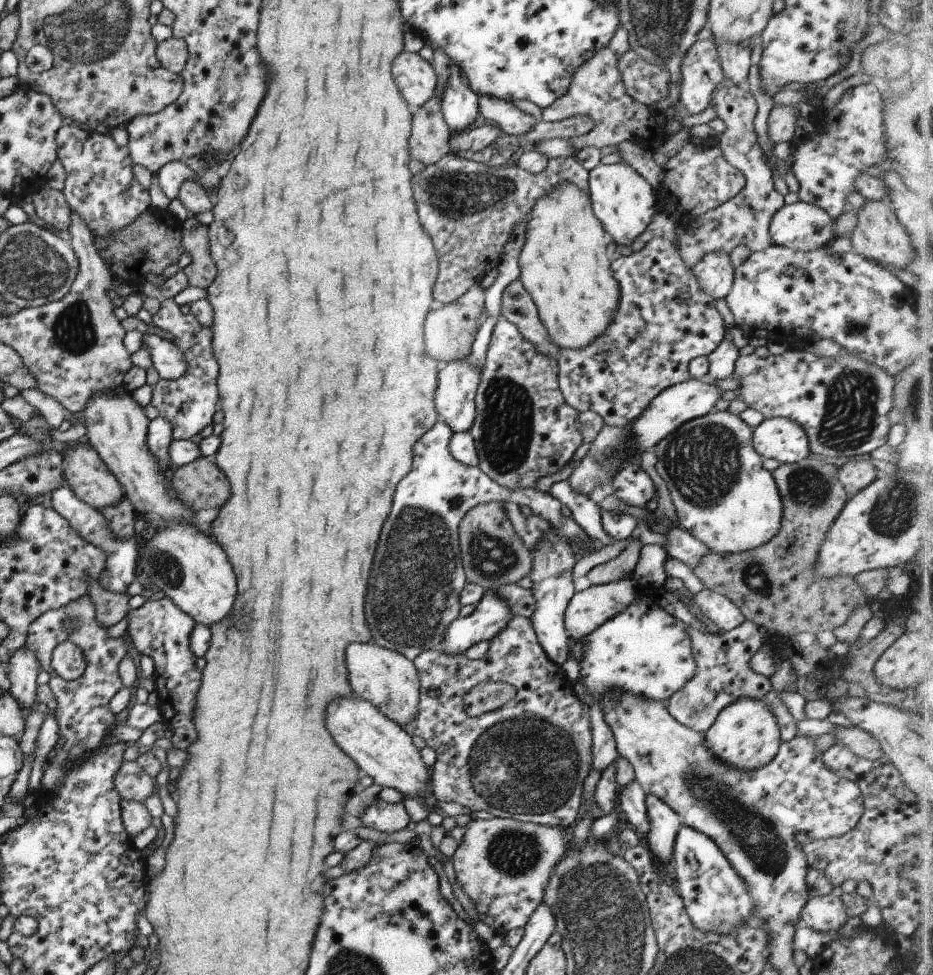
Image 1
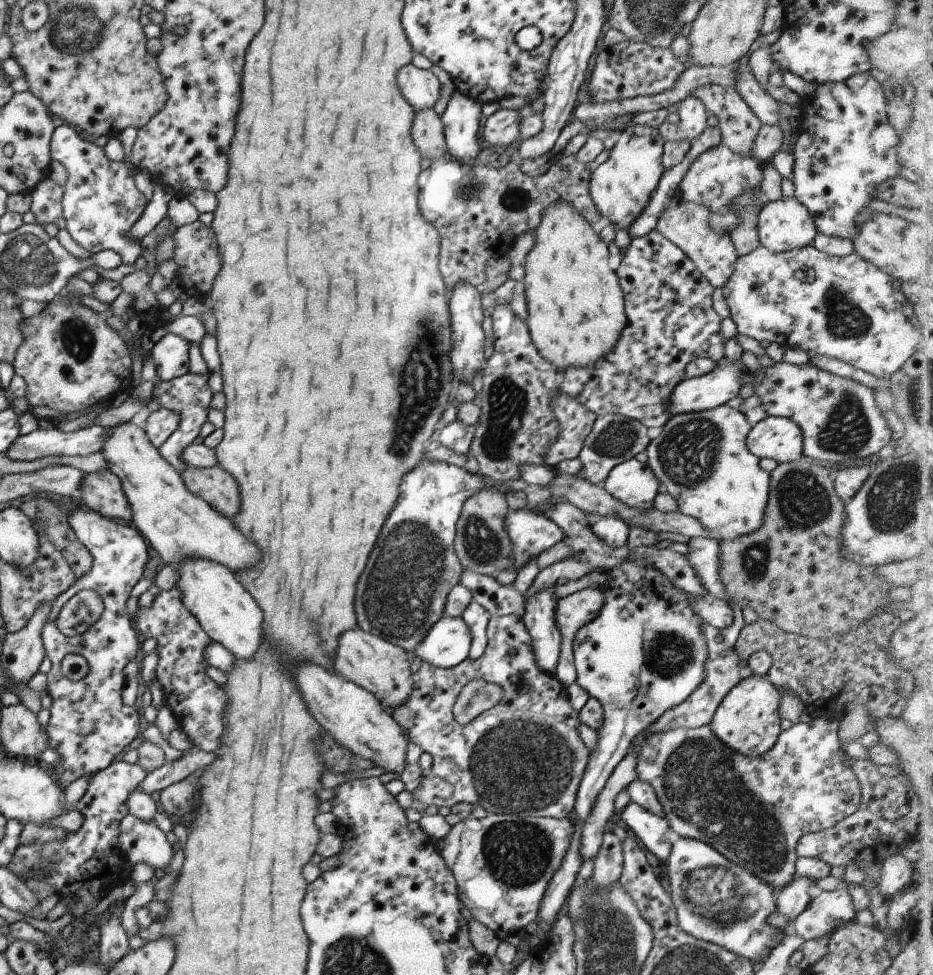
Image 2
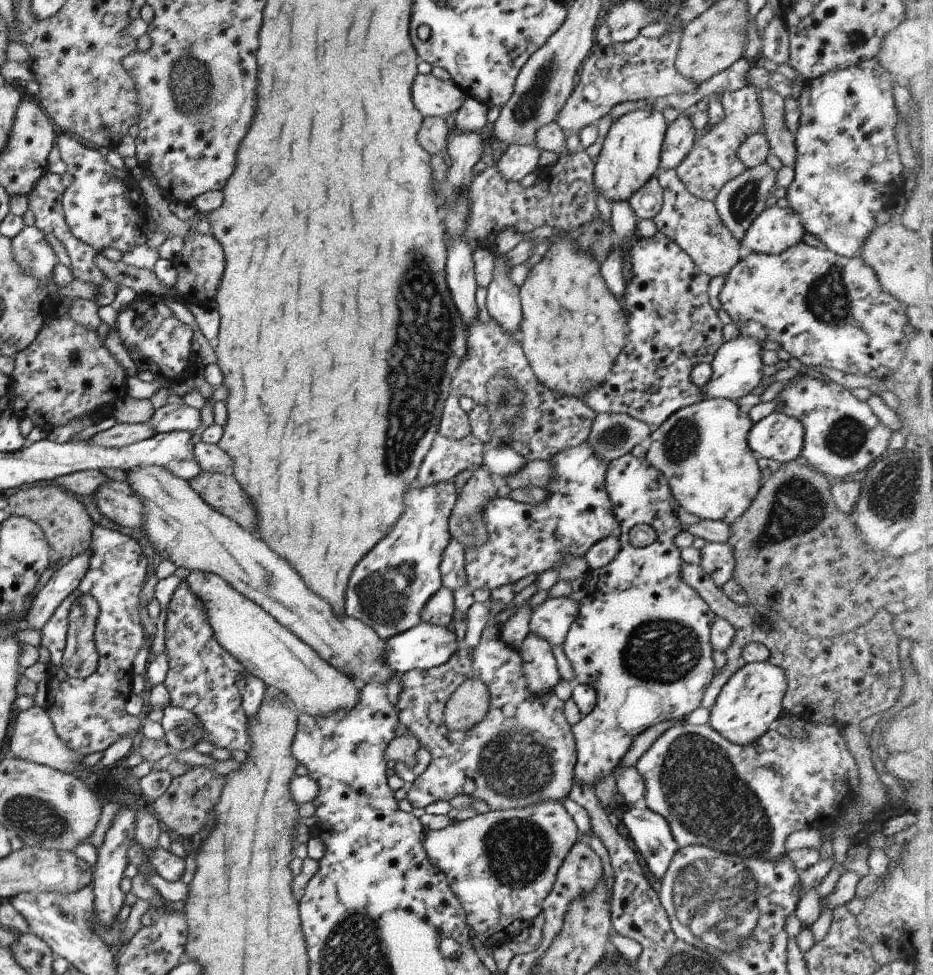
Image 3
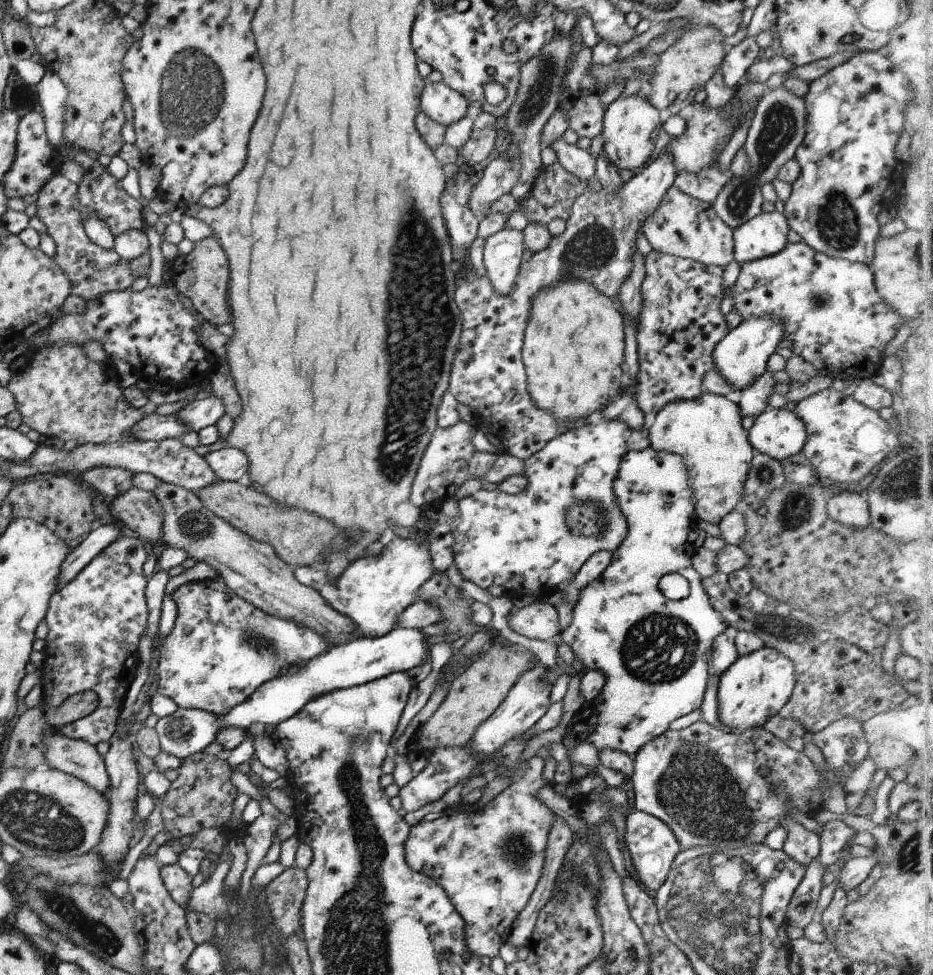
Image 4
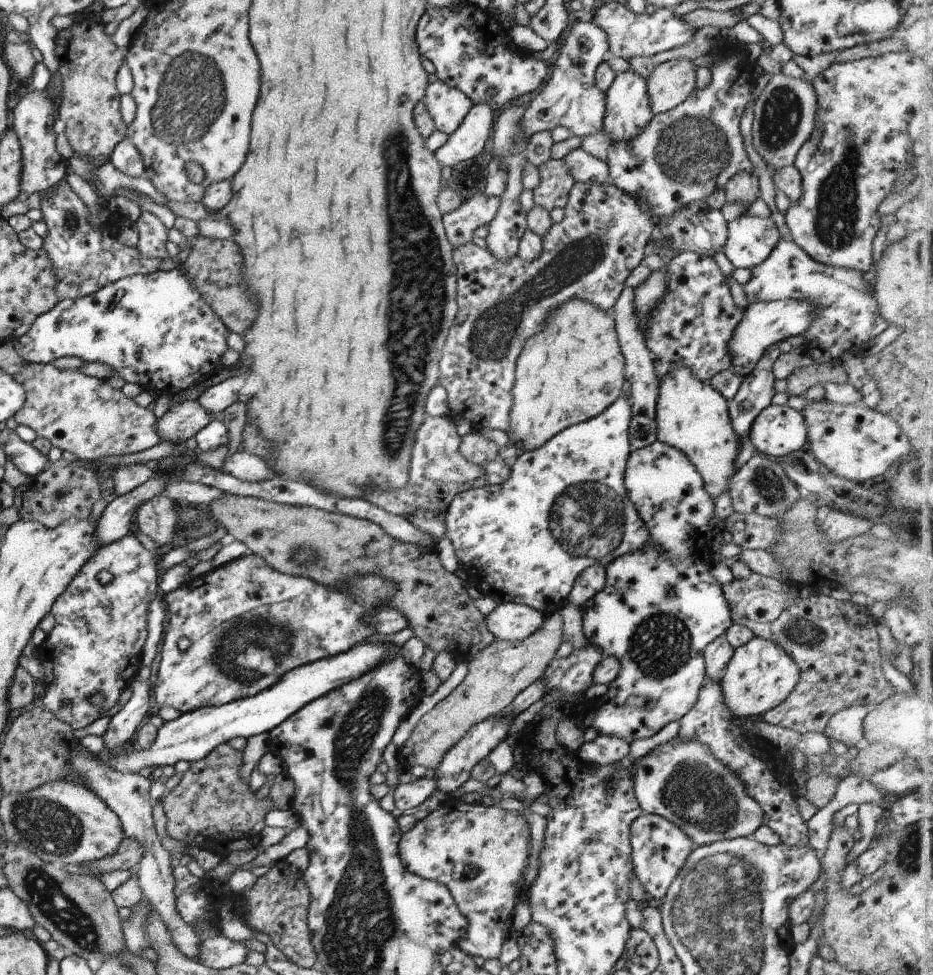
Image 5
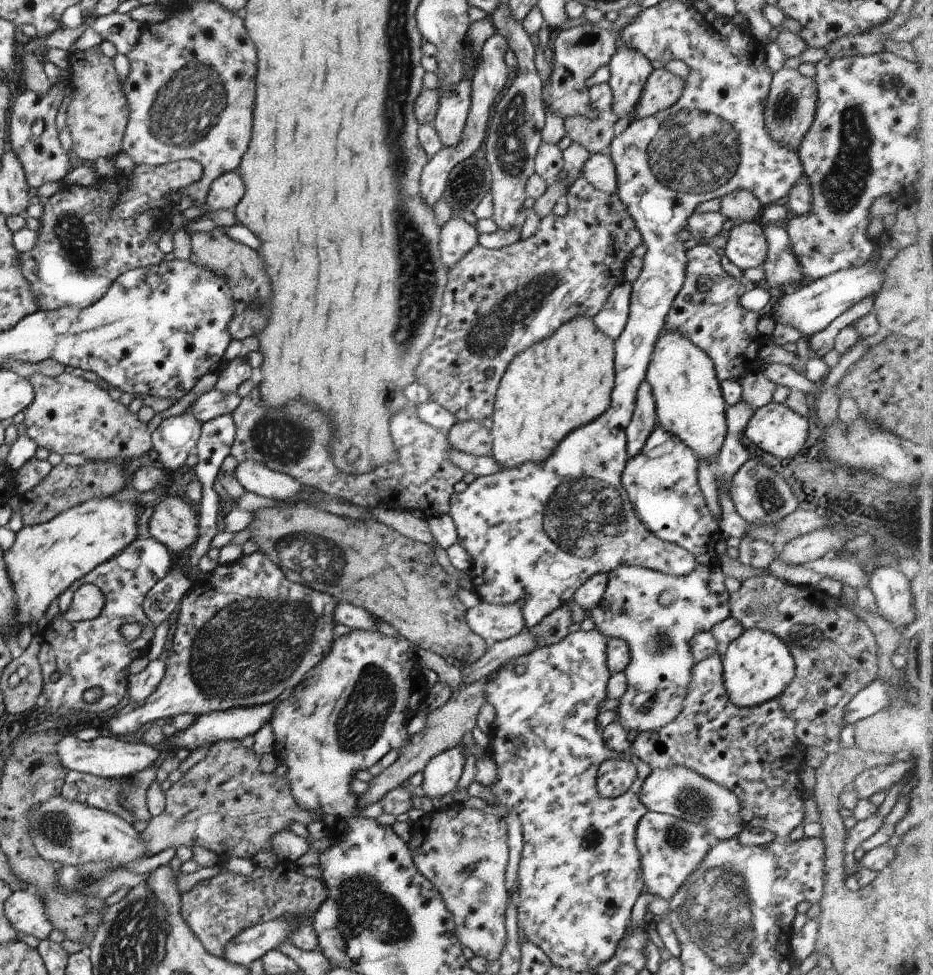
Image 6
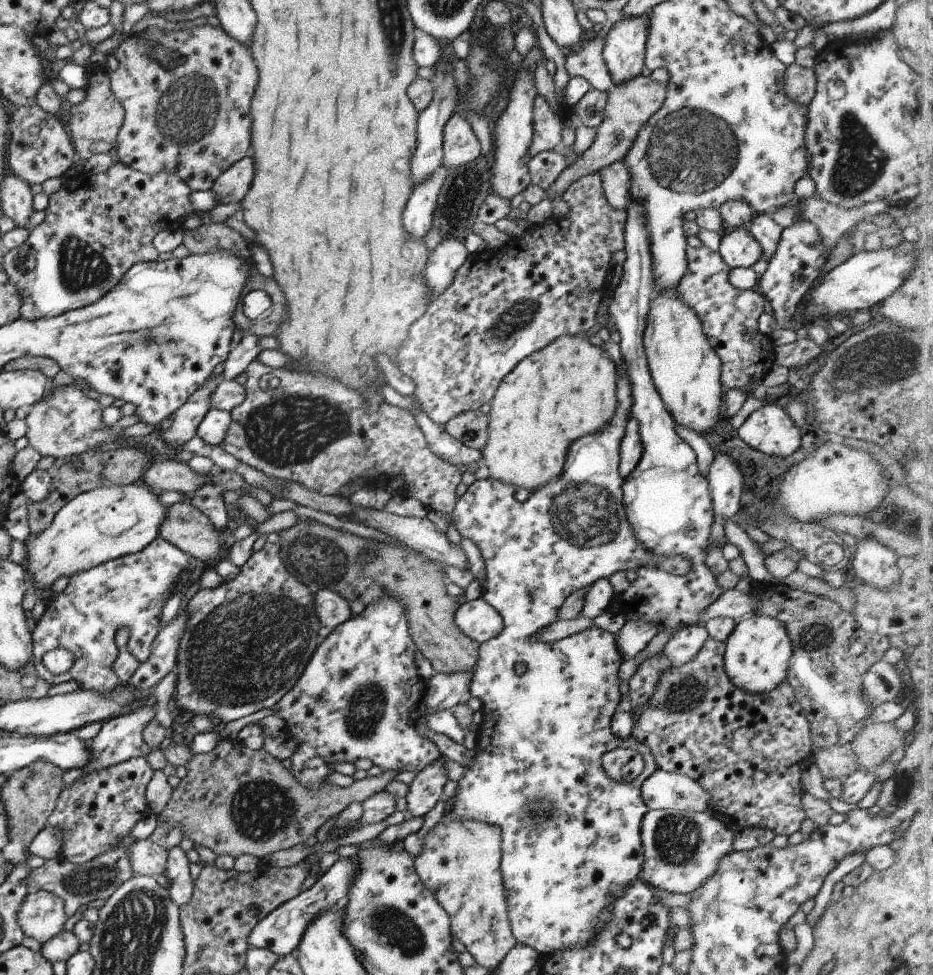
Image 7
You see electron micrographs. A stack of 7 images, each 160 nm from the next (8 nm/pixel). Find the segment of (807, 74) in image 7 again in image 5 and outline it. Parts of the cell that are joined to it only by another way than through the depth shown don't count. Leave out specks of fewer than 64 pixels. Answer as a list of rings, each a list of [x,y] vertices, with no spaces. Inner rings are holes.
[[[777,73],[767,81],[753,109],[751,144],[769,168],[793,164],[796,152],[813,130],[816,96],[809,82]]]

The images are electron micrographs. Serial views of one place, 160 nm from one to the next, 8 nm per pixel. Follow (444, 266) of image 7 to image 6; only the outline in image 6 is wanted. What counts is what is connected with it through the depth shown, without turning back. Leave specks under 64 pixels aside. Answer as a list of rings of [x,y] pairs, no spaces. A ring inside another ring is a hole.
[[[456,215],[440,226],[438,242],[439,258],[444,265],[455,264],[468,250],[477,245],[475,227]]]

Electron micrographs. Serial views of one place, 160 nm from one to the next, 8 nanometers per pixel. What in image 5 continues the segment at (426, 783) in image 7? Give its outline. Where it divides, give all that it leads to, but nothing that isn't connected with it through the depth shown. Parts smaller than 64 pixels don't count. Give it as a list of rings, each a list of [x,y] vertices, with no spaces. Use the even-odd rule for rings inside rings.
[[[493,715],[475,723],[469,730],[443,755],[437,768],[430,770],[431,777],[436,778],[436,790],[451,795],[470,777],[472,766],[483,760],[501,741],[508,736],[507,728],[517,715]]]

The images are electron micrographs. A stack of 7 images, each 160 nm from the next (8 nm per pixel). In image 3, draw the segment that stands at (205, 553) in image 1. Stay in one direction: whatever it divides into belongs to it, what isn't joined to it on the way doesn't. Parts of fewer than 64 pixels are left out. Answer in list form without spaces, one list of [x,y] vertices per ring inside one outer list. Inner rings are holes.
[[[190,571],[185,579],[194,597],[202,602],[205,620],[209,623],[212,635],[227,654],[238,660],[244,670],[259,678],[267,688],[279,690],[289,698],[293,709],[298,714],[309,714],[310,717],[320,717],[334,711],[350,711],[360,699],[360,690],[353,685],[351,678],[334,669],[313,652],[304,642],[301,642],[292,632],[285,630],[279,622],[269,618],[269,614],[252,600],[245,598],[236,591],[224,578],[210,572]]]

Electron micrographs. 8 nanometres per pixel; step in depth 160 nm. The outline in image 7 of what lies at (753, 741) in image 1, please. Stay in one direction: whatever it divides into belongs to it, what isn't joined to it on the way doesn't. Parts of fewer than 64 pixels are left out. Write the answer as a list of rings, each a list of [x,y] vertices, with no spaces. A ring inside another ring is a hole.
[[[753,614],[739,620],[724,640],[723,672],[734,687],[749,694],[763,694],[786,680],[791,645],[784,624]]]

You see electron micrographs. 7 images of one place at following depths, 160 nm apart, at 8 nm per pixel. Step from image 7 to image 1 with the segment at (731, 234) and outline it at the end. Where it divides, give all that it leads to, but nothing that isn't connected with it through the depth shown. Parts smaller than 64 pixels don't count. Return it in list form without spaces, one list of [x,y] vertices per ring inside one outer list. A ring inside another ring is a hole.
[[[799,201],[775,210],[768,232],[773,245],[807,253],[827,246],[835,236],[834,228],[825,210]]]

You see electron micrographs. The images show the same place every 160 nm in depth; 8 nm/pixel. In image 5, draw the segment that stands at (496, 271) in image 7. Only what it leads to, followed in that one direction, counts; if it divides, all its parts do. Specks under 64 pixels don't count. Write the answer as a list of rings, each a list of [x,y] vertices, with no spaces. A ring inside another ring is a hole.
[[[609,181],[574,182],[563,210],[563,220],[552,223],[541,237],[541,252],[531,262],[521,260],[517,255],[505,262],[498,261],[487,249],[477,247],[471,241],[452,249],[452,261],[457,269],[457,310],[438,360],[438,384],[445,389],[450,414],[461,414],[475,430],[481,427],[508,430],[516,358],[525,340],[541,330],[546,316],[556,306],[572,298],[592,302],[597,308],[610,313],[625,287],[625,279],[644,258],[644,246],[655,226],[645,201],[627,194]]]

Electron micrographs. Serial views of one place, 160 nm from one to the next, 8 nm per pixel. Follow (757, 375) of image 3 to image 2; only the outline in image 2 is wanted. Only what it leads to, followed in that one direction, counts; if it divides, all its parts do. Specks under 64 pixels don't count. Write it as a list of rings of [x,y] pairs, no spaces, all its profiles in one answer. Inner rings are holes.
[[[725,358],[719,360],[719,364],[711,372],[701,377],[684,378],[678,382],[668,396],[665,403],[666,412],[669,417],[683,413],[694,413],[709,410],[721,405],[725,405],[727,400],[737,396],[740,384],[740,374],[745,373],[745,368],[737,363],[728,362]]]

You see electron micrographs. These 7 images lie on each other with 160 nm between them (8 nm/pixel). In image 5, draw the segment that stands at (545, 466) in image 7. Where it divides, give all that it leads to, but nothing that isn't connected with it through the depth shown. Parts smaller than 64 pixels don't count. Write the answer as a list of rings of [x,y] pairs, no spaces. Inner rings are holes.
[[[580,298],[566,300],[546,316],[541,330],[525,340],[516,358],[514,375],[509,428],[505,433],[509,437],[508,444],[515,446],[518,452],[530,451],[565,427],[597,416],[622,394],[625,384],[624,356],[616,337],[613,317],[592,302]]]

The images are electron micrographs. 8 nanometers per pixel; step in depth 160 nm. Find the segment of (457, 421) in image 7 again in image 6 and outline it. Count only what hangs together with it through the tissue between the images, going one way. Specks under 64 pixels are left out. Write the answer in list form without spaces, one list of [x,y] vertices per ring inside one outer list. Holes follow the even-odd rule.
[[[457,422],[449,428],[446,437],[451,449],[477,457],[491,455],[492,440],[482,423]]]

